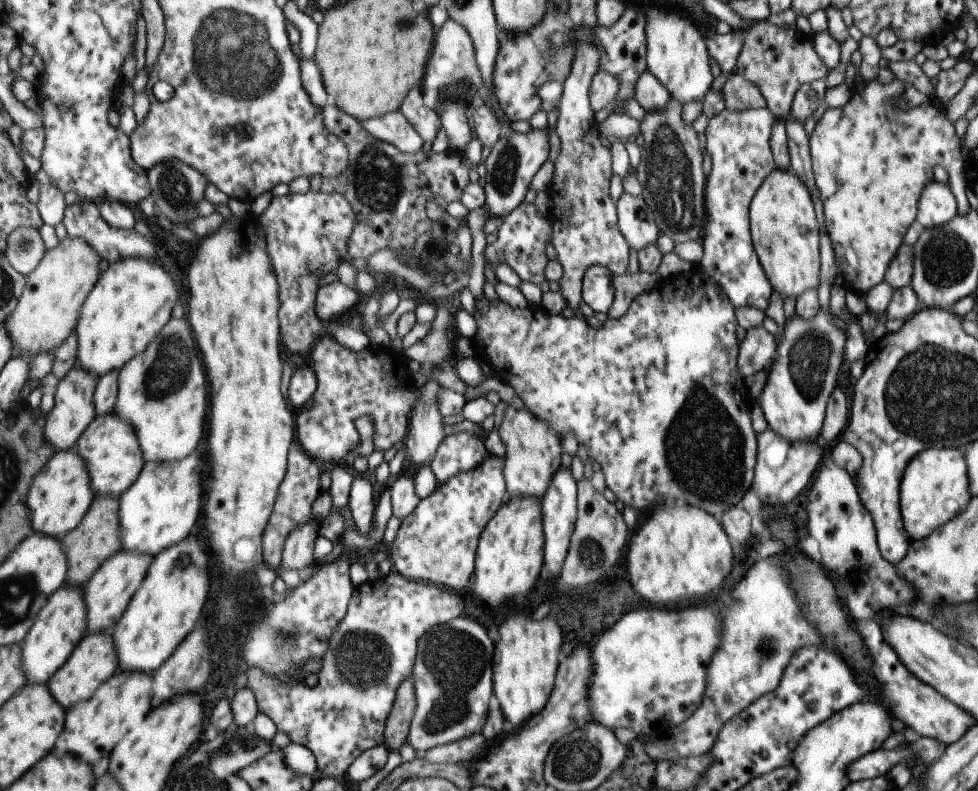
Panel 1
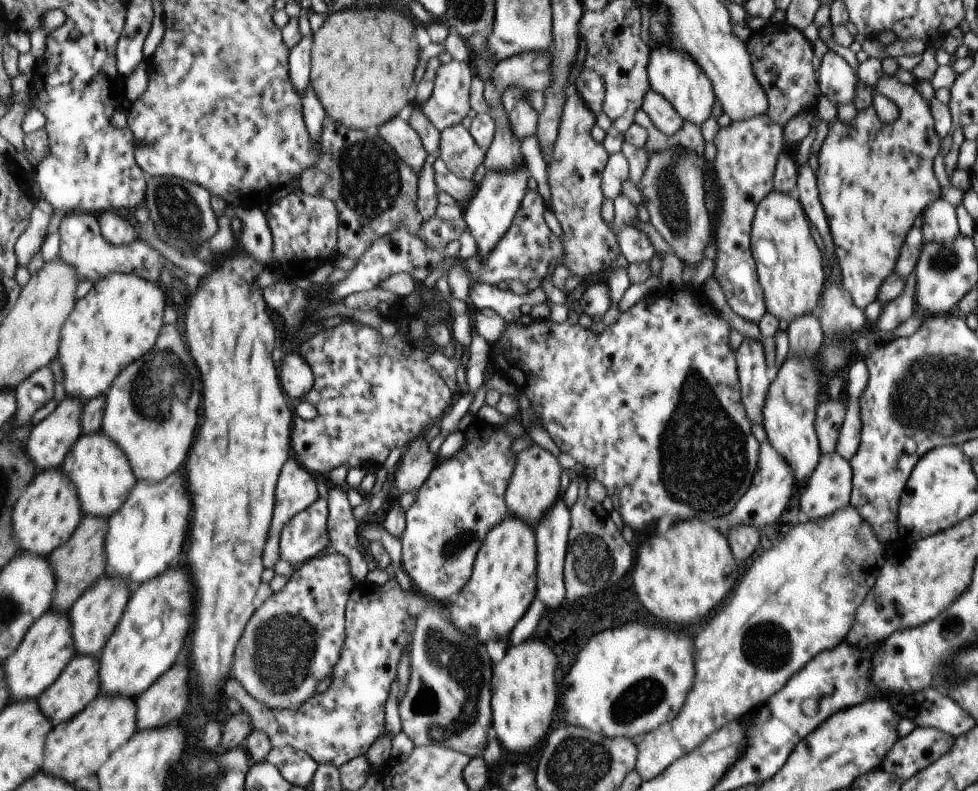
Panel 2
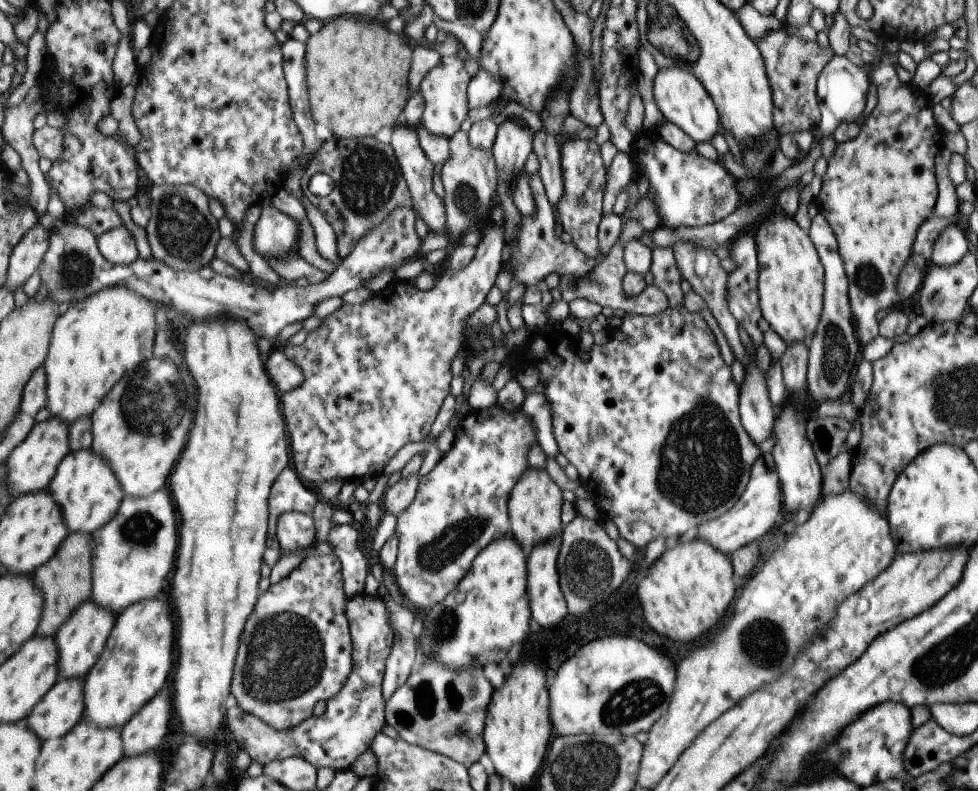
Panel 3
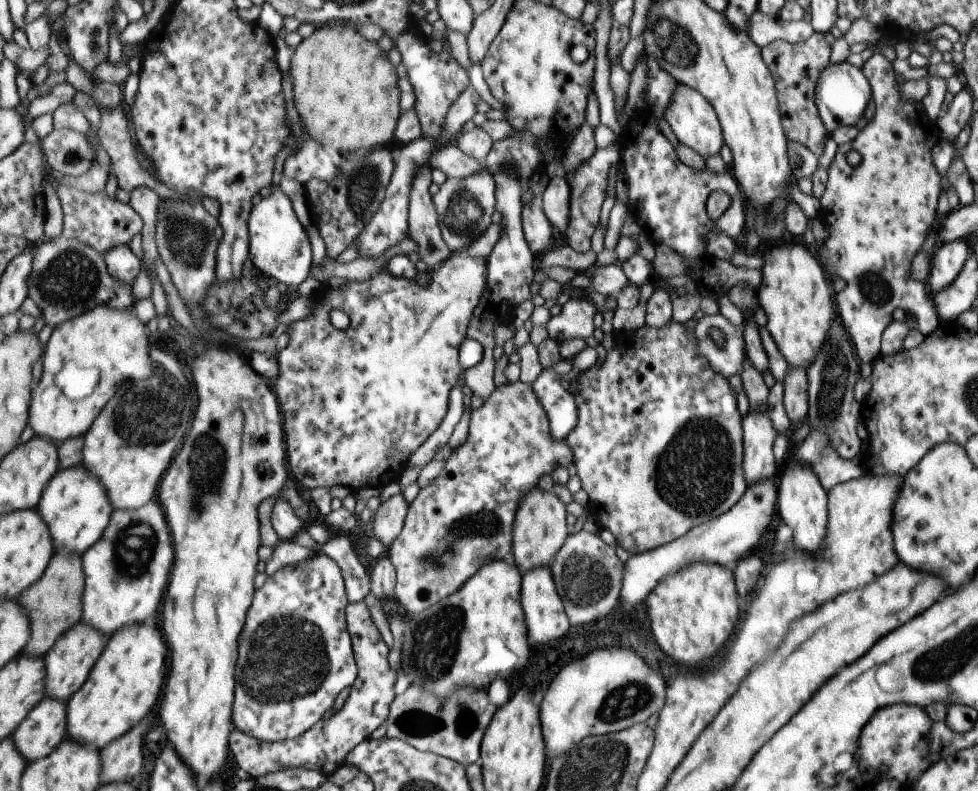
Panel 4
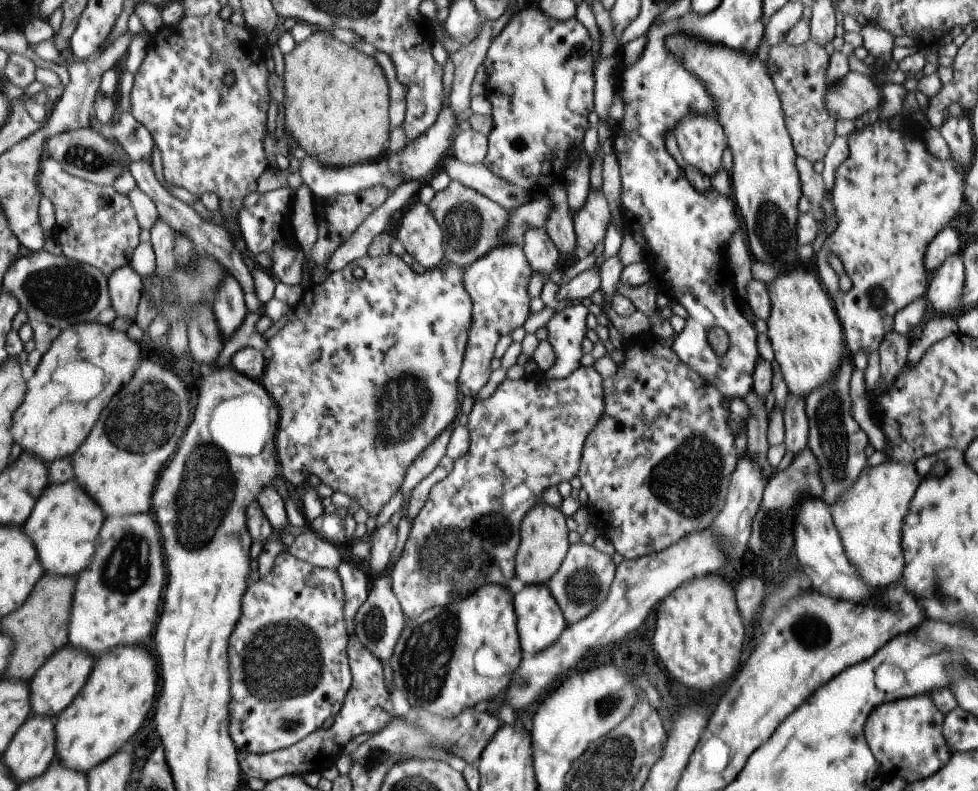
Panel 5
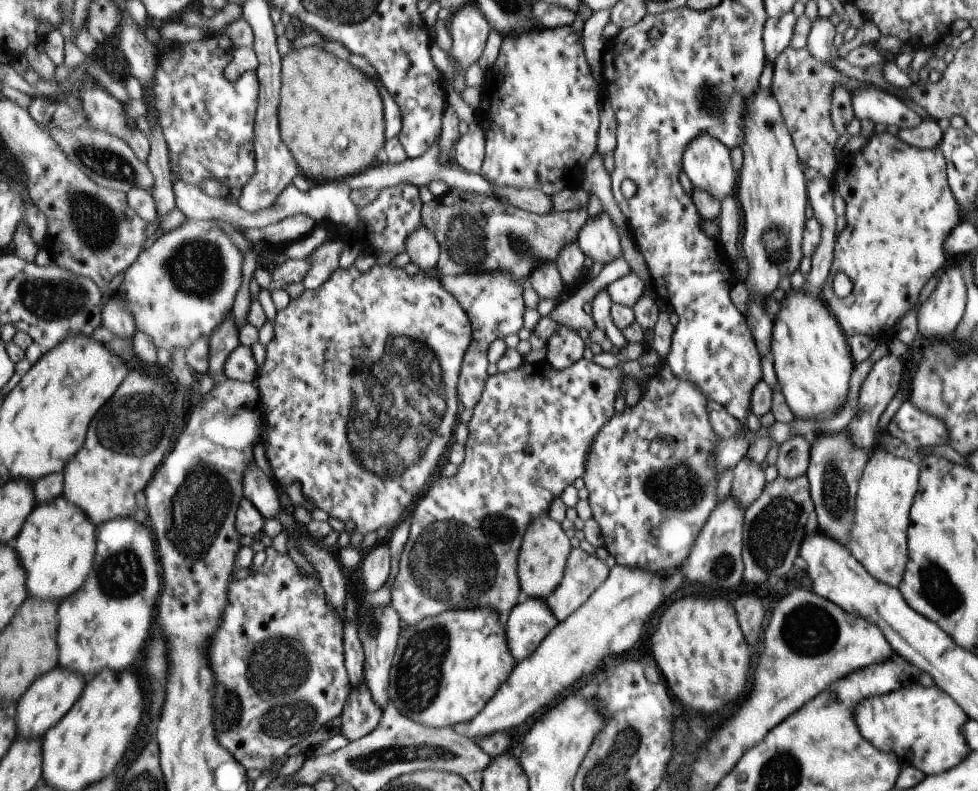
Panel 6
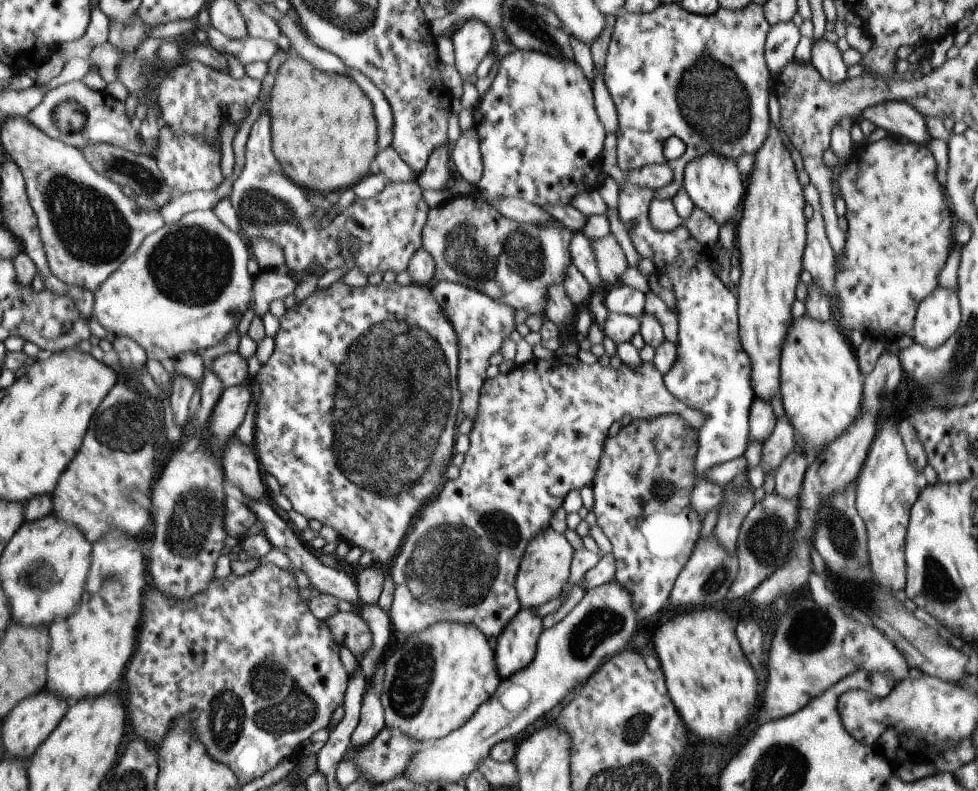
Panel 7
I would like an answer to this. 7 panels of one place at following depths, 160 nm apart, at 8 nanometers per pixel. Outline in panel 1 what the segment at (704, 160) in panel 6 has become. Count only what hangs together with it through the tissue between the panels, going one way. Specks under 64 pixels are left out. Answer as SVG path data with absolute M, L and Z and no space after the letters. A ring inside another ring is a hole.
M656 4L646 12L644 35L646 38L646 69L653 73L669 96L676 98L682 106L689 101L701 101L711 88L709 53L697 25L687 17L677 14L673 8Z

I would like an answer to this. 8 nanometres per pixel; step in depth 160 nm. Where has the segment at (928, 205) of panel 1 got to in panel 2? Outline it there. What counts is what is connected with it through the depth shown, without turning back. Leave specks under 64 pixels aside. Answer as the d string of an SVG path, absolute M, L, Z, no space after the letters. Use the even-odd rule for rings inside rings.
M944 199L933 200L927 210L923 210L923 224L921 233L924 242L937 242L945 244L959 236L955 207L948 204Z

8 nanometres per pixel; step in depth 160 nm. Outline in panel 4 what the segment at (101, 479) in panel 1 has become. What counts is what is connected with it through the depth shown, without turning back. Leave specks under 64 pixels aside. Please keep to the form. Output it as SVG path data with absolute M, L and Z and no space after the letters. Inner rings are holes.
M83 463L60 469L54 480L46 486L37 508L37 512L51 522L48 525L51 526L51 534L55 534L56 552L69 550L81 554L104 535L114 510L107 487Z

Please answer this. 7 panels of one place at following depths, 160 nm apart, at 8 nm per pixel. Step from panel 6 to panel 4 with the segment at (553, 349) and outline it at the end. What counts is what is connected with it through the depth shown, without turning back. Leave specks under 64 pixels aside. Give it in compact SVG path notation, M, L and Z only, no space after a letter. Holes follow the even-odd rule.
M580 295L562 304L556 316L550 316L546 325L549 338L562 342L566 338L586 338L592 335L593 316L597 307L586 297ZM542 369L529 386L547 415L549 436L563 440L576 423L577 409L570 392L550 369Z

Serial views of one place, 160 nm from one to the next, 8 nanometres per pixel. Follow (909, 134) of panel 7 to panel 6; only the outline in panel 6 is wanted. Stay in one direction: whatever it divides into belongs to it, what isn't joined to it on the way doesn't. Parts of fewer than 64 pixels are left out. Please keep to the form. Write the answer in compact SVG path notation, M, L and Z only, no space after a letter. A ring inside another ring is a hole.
M859 85L850 92L854 117L871 120L874 124L897 126L898 129L916 128L922 119L903 104L896 96L874 87Z

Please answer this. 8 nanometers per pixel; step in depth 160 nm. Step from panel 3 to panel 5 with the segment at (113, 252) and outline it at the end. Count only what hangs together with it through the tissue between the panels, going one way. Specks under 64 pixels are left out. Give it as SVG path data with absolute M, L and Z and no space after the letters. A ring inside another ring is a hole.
M131 266L115 270L108 278L111 300L117 312L117 318L128 318L131 324L137 322L139 305L143 296L144 278Z

